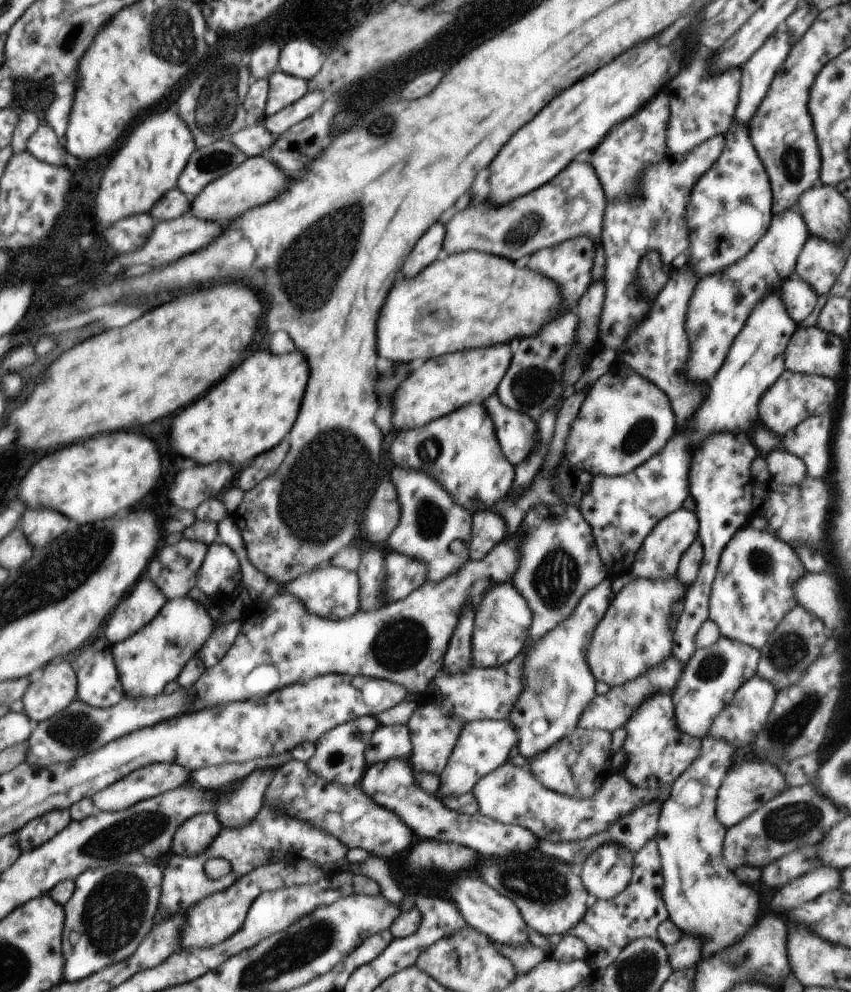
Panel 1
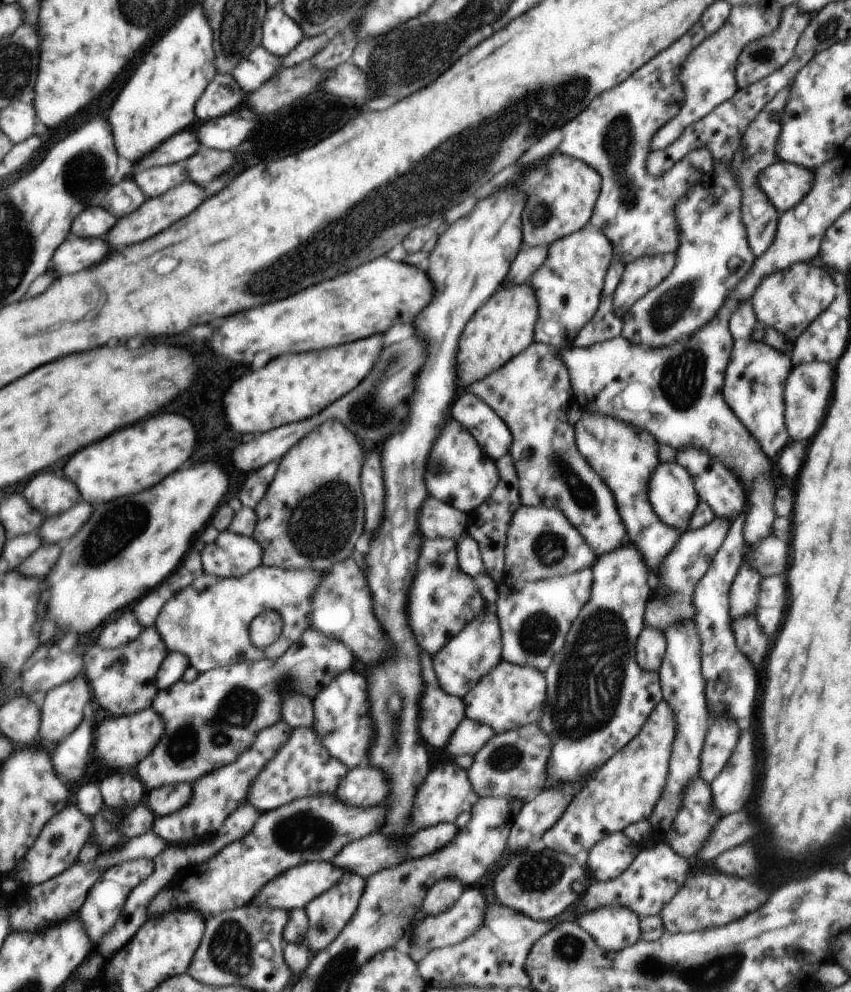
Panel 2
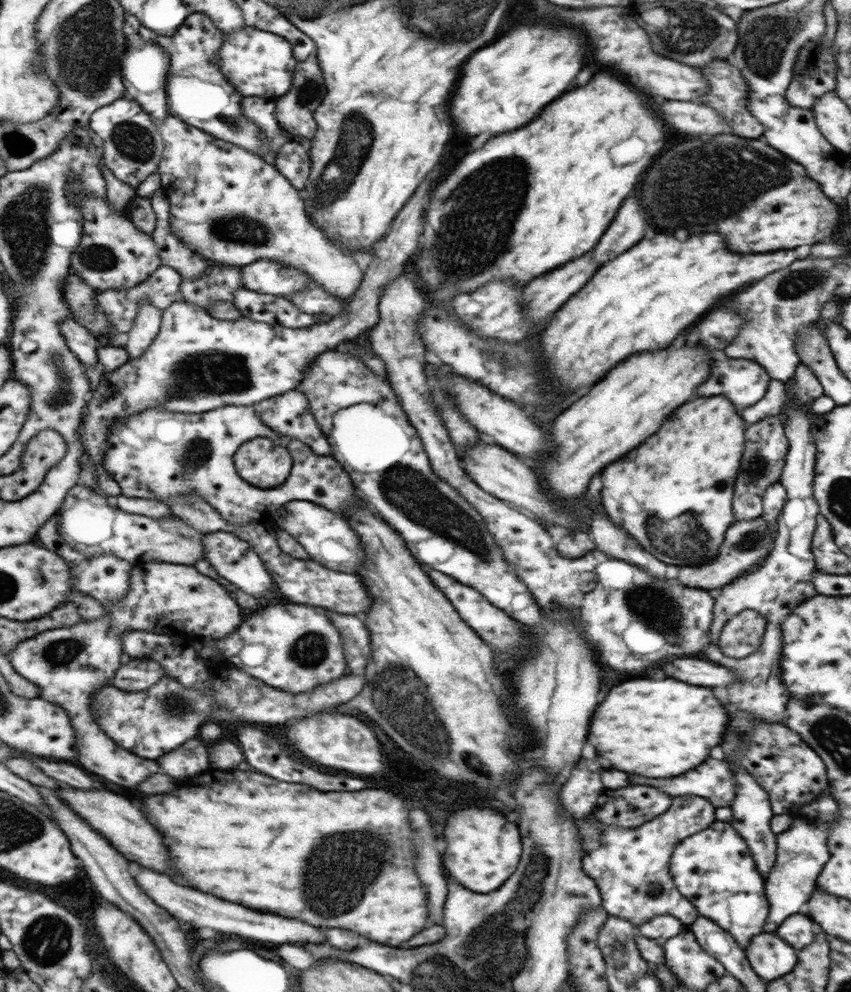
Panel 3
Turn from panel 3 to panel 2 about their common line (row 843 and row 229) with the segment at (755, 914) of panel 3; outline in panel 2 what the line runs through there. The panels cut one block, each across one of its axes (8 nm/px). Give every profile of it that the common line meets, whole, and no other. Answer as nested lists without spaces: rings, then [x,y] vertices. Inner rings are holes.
[[[715,162],[713,178],[691,186],[684,198],[678,200],[674,208],[678,220],[678,250],[672,272],[656,288],[647,292],[622,318],[622,336],[632,344],[644,348],[664,348],[676,341],[690,337],[694,332],[706,326],[718,314],[729,293],[736,288],[739,280],[748,274],[755,260],[750,250],[746,226],[742,222],[742,188],[734,176],[732,164]]]

